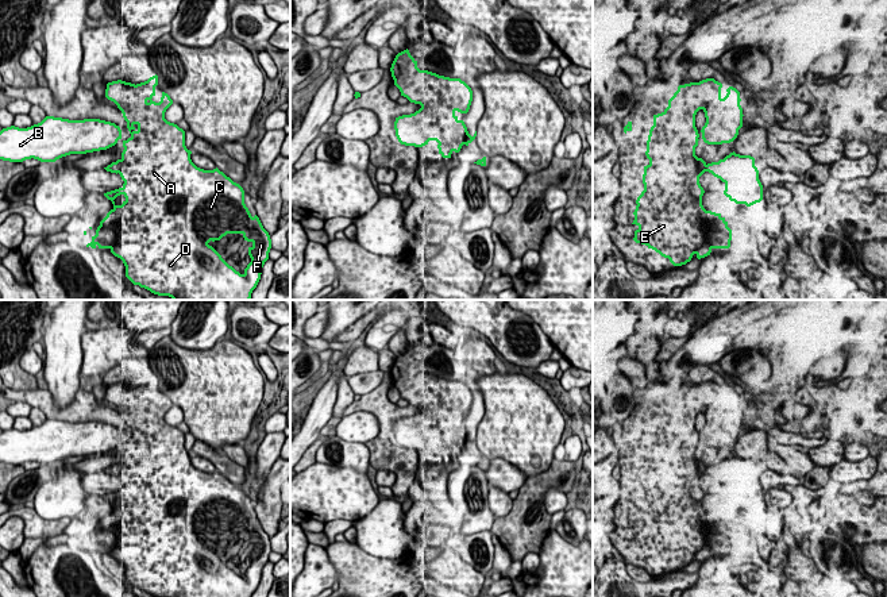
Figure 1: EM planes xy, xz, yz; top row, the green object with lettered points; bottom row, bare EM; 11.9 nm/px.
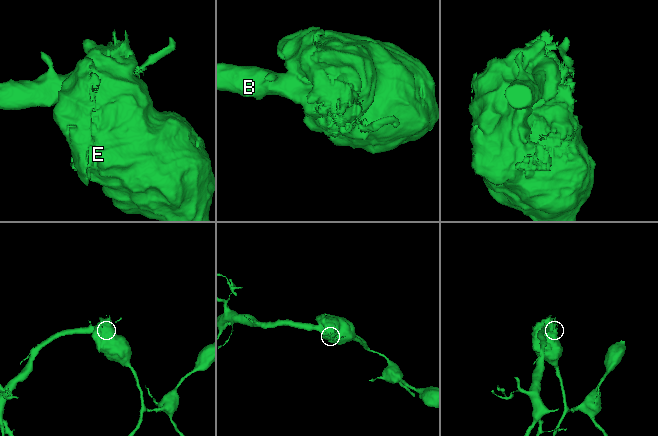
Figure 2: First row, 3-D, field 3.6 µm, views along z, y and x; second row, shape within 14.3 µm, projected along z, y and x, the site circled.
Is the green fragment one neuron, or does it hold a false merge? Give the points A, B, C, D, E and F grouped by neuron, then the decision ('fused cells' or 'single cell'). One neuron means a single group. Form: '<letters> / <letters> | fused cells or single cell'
A C D E F / B | fused cells

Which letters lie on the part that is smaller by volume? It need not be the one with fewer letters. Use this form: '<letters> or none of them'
B

